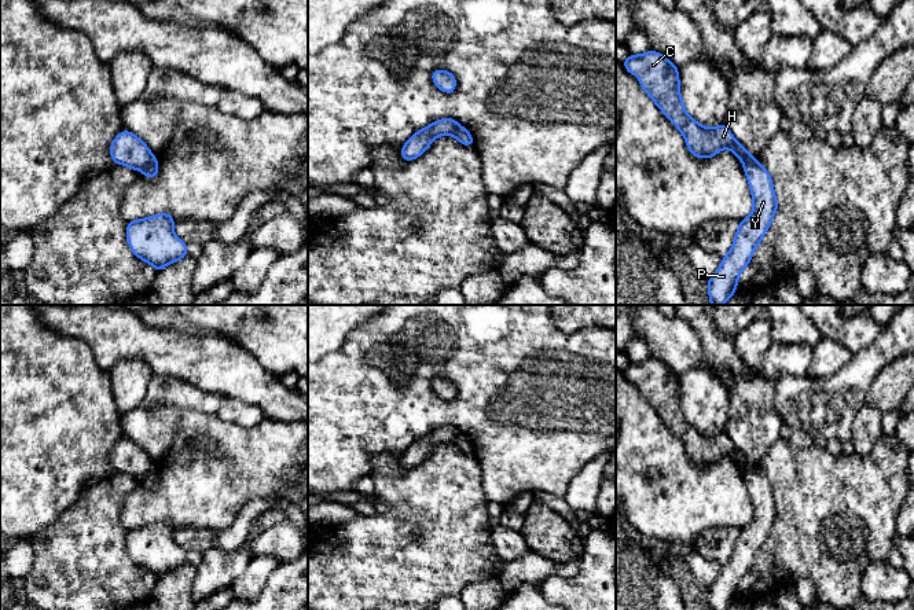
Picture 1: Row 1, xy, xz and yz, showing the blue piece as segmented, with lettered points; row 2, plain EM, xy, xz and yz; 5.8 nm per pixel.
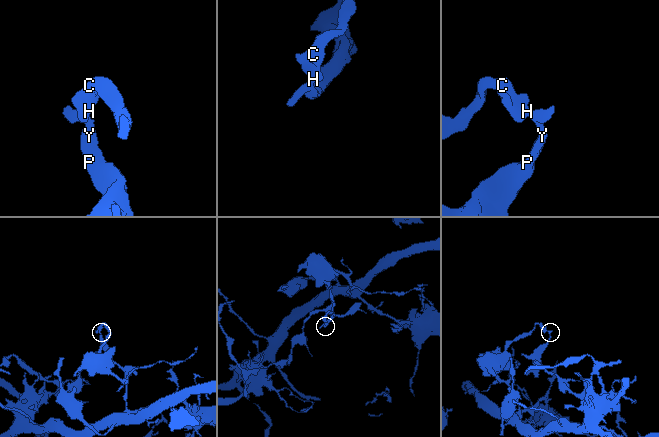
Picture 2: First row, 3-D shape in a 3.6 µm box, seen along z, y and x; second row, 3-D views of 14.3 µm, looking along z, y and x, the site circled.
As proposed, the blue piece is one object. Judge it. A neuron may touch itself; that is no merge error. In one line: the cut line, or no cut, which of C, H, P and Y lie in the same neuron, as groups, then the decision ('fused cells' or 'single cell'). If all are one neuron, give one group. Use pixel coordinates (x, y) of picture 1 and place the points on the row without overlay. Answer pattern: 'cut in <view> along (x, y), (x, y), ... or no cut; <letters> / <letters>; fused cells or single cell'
cut in xy along (154, 465), (142, 478); C H / P Y; fused cells

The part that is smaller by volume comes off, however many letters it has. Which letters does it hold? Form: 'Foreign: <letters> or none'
Foreign: P, Y

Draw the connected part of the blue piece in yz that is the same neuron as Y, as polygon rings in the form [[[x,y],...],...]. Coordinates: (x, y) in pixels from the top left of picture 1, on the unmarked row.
[[[757,466],[746,468],[744,479],[752,500],[753,518],[739,530],[730,559],[706,589],[711,610],[726,610],[737,600],[738,585],[752,567],[778,517],[772,486]]]

